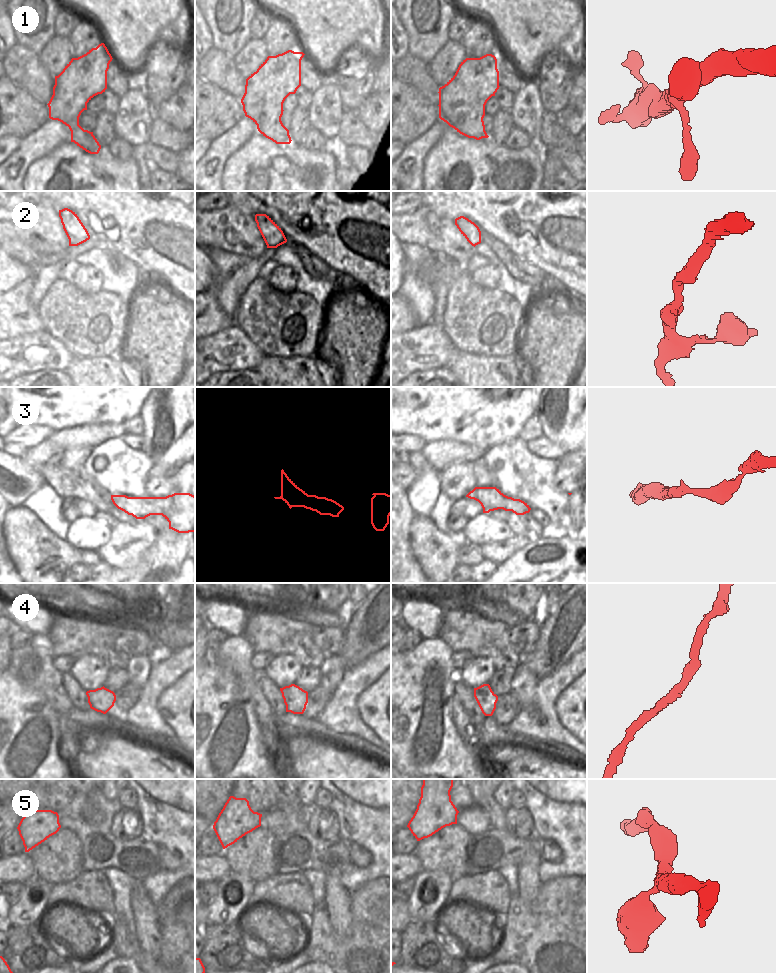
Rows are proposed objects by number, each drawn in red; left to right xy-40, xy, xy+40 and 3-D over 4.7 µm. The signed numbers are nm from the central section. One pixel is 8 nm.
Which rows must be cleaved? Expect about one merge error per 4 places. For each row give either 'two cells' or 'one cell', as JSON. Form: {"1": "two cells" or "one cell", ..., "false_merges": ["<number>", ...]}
{"1": "one cell", "2": "one cell", "3": "one cell", "4": "one cell", "5": "one cell", "false_merges": []}

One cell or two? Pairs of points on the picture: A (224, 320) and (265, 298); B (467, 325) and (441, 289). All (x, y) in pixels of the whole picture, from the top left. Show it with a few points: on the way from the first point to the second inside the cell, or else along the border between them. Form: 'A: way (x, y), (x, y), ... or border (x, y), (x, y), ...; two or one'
A: border (234, 318), (235, 323); two
B: border (458, 277), (449, 285), (447, 304), (440, 320); two

